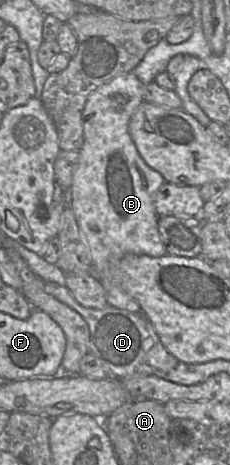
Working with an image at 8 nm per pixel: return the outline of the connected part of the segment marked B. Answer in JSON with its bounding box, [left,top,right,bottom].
[70,72,167,312]

